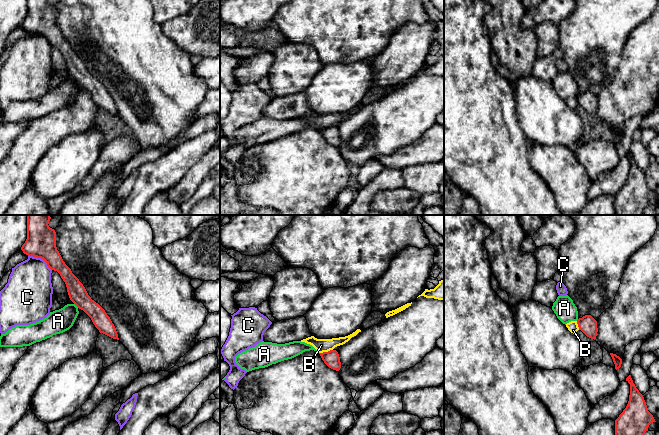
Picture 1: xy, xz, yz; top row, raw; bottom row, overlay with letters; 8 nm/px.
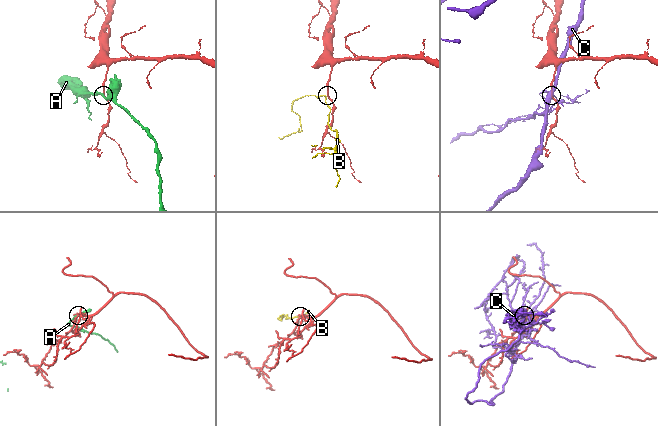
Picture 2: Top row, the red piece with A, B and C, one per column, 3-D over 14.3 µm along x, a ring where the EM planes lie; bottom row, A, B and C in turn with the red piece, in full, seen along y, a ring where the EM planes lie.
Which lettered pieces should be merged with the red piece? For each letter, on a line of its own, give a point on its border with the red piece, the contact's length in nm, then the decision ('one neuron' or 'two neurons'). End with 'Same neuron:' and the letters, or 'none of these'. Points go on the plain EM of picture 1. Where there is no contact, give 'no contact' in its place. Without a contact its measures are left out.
A: xy (76, 81) | 50 nm | two neurons
B: xz (325, 128) | 120 nm | two neurons
C: xy (41, 34) | 220 nm | two neurons
Same neuron: none of these

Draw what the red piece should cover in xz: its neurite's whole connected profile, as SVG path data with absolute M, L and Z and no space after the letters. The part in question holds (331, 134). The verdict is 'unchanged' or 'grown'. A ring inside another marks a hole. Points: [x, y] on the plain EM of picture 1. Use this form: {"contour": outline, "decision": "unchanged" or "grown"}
{"contour": "M330 126L328 128L319 129L324 139L331 145L339 147L341 144L341 138L339 130L336 126Z", "decision": "unchanged"}

